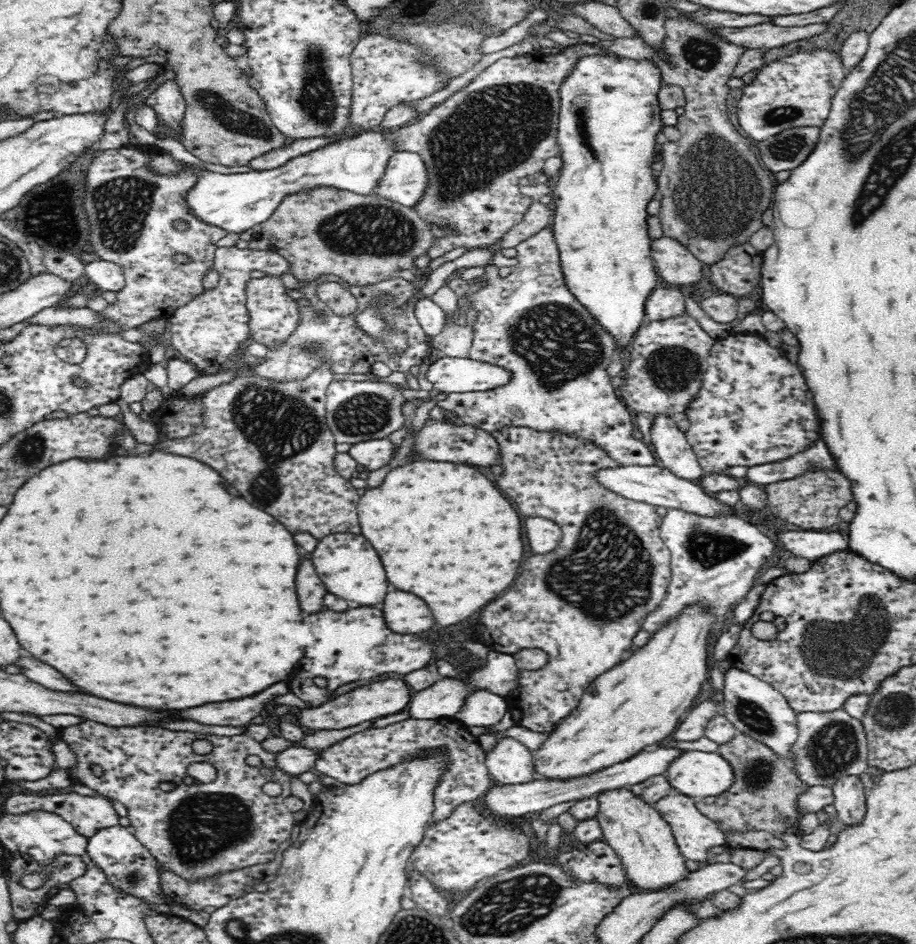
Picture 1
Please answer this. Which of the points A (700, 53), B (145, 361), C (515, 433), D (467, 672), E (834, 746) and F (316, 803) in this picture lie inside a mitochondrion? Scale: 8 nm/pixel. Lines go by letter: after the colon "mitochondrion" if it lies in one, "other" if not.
A: mitochondrion
B: other
C: other
D: other
E: mitochondrion
F: other

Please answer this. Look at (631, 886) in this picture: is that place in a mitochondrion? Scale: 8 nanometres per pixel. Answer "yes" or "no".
no

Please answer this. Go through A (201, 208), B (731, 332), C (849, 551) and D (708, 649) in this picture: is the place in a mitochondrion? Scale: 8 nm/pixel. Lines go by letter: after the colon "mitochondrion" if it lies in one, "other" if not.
A: other
B: other
C: other
D: other

